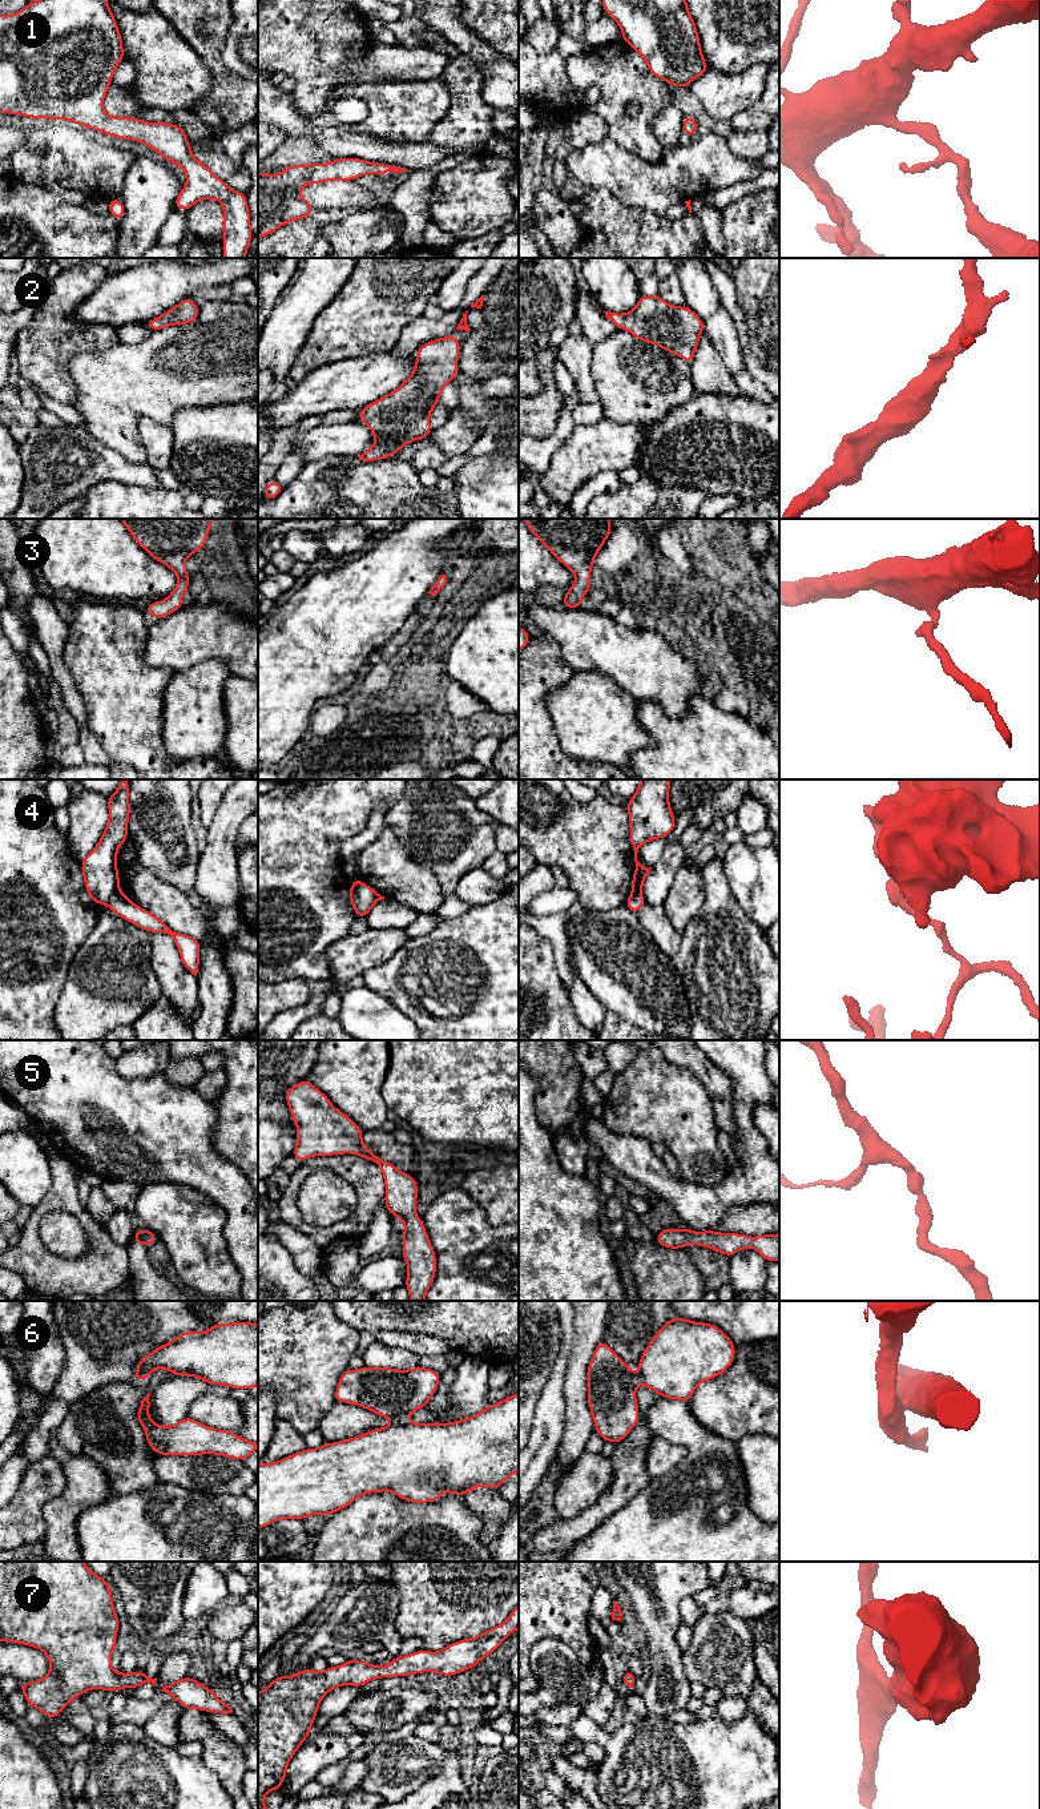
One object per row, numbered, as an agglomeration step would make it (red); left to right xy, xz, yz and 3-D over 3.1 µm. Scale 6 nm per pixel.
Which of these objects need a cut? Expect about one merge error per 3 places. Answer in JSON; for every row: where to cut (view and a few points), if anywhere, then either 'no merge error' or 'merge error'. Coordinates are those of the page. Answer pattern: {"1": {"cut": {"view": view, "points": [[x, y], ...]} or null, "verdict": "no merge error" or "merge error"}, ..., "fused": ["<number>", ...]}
{"1": {"cut": null, "verdict": "no merge error"}, "2": {"cut": null, "verdict": "no merge error"}, "3": {"cut": null, "verdict": "no merge error"}, "4": {"cut": {"view": "xy", "points": [[119, 890], [107, 903]]}, "verdict": "merge error"}, "5": {"cut": null, "verdict": "no merge error"}, "6": {"cut": {"view": "xz", "points": [[404, 1418], [395, 1421]]}, "verdict": "merge error"}, "7": {"cut": null, "verdict": "no merge error"}, "fused": ["4", "6"]}

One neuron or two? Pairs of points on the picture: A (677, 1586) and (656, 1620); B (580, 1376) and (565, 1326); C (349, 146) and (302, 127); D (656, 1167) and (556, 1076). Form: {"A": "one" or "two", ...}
{"A": "one", "B": "two", "C": "one", "D": "two"}

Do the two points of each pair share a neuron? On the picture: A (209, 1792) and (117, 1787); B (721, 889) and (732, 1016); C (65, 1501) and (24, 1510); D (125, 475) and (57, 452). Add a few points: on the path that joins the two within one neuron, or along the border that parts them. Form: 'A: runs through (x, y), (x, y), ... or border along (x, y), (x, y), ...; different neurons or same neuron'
A: runs through (186, 1795), (148, 1792), (140, 1787); same neuron
B: runs through (725, 921), (728, 923), (728, 971), (732, 984); same neuron
C: border along (65, 1485), (57, 1497), (43, 1506), (43, 1538); different neurons
D: runs through (108, 464), (75, 460); same neuron

